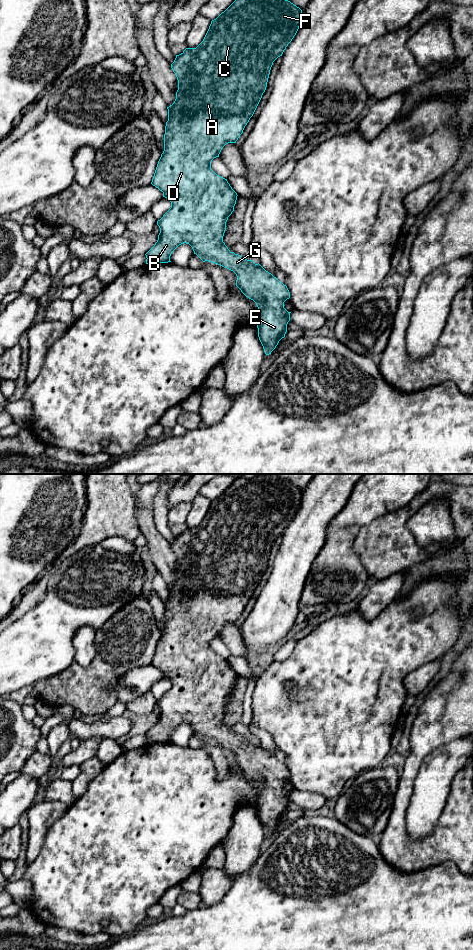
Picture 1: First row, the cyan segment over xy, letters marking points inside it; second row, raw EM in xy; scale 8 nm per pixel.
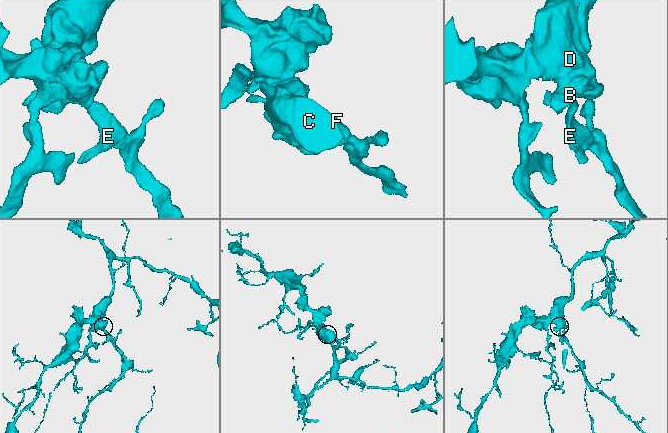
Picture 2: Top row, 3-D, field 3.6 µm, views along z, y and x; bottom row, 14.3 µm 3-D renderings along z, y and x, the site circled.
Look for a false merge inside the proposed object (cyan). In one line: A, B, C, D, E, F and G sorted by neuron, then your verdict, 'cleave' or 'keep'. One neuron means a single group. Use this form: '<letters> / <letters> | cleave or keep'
A B C D E F G | keep

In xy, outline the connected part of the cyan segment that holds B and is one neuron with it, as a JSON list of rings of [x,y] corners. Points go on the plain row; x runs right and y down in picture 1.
[[[256,474],[251,479],[240,476],[211,501],[203,521],[196,528],[186,528],[181,534],[176,535],[171,548],[178,560],[178,570],[174,583],[167,587],[164,631],[151,662],[163,672],[163,677],[170,680],[171,688],[157,701],[160,713],[155,725],[145,734],[146,744],[171,742],[172,732],[179,725],[186,723],[203,742],[212,742],[233,751],[237,756],[236,766],[258,787],[258,817],[266,835],[271,834],[287,812],[291,792],[284,788],[284,782],[290,778],[290,772],[286,765],[259,743],[255,744],[252,740],[231,732],[223,722],[226,702],[234,691],[238,675],[227,659],[211,649],[211,642],[219,637],[226,624],[236,623],[243,613],[266,570],[273,542],[282,536],[296,515],[301,497],[302,490],[299,487],[274,474]]]

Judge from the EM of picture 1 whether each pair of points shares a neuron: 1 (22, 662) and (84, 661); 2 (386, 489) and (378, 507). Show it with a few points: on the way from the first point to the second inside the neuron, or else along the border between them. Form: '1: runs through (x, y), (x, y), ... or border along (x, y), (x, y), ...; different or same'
1: border along (72, 638), (75, 661); different
2: runs through (382, 493), (378, 497), (378, 503); same

